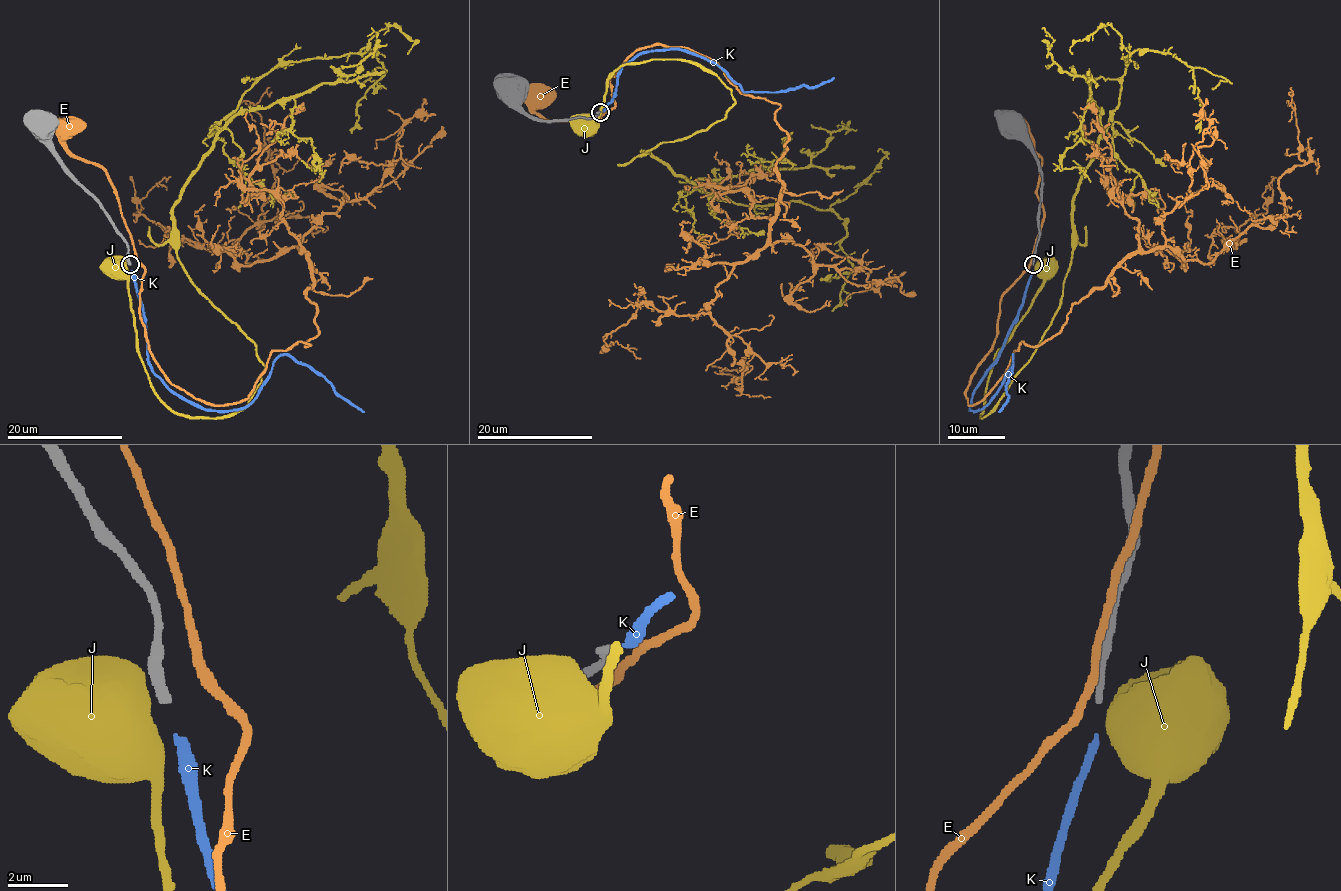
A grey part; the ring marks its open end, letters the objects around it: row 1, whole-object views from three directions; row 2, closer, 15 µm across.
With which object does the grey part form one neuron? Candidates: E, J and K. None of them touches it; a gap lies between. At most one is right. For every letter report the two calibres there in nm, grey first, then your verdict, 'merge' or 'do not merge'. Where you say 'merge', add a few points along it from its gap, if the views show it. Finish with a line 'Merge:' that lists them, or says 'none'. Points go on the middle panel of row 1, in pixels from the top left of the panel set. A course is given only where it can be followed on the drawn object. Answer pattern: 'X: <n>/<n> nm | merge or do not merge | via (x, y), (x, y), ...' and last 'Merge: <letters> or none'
E: 280/280 nm | do not merge
J: 280/950 nm | do not merge
K: 280/240 nm | merge | via (601, 112), (625, 64), (650, 51), (690, 51), (711, 60), (744, 91), (816, 87), (834, 77)
Merge: K

